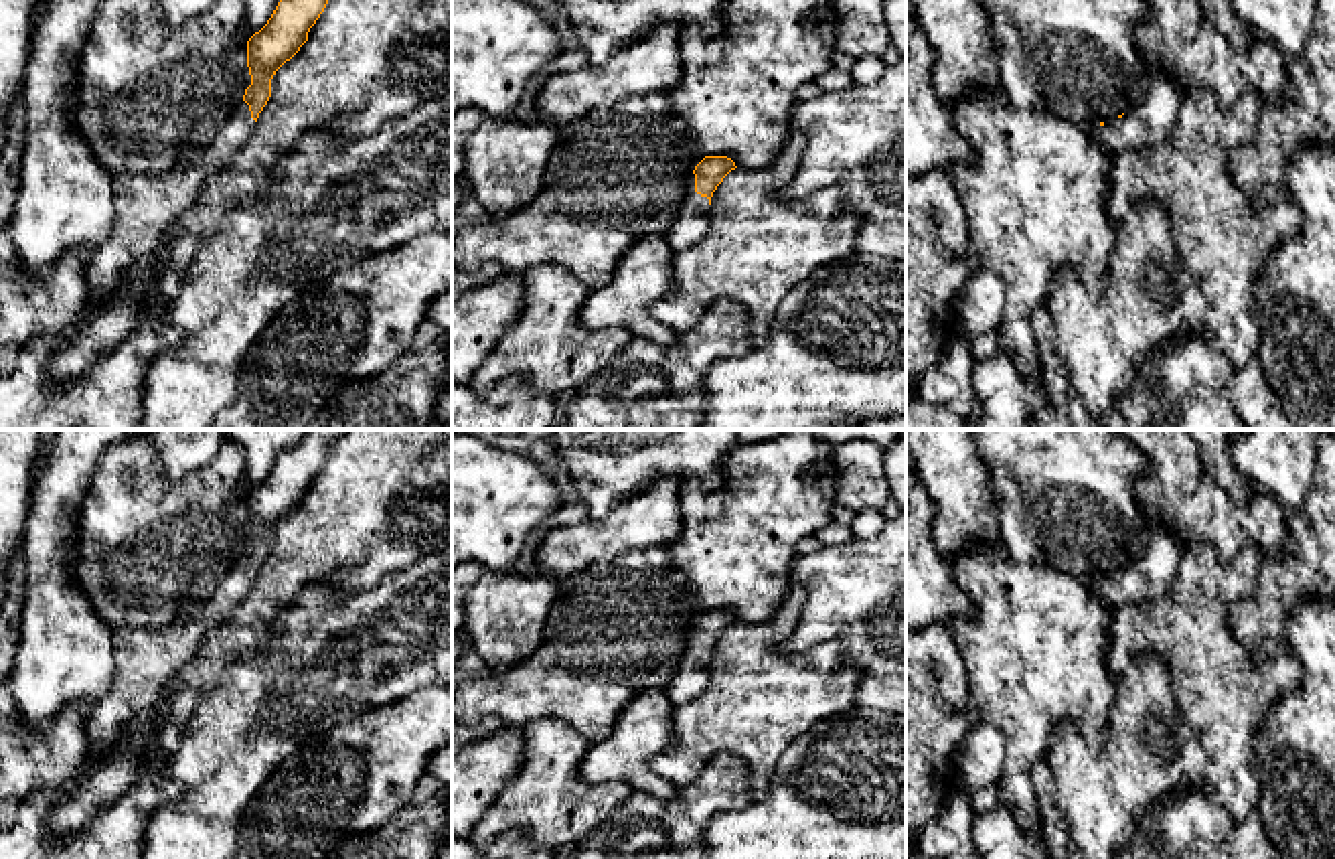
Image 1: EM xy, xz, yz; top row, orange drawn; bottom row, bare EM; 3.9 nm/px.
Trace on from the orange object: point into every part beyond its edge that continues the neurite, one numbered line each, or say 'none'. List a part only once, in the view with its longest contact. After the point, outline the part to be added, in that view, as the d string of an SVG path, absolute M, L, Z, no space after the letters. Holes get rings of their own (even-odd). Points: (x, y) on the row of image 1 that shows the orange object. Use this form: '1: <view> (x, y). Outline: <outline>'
1: xy (144, 203). Outline: M241 101L197 156L164 174L113 176L113 229L107 241L85 257L89 304L71 330L71 340L47 363L49 387L85 377L93 363L136 326L144 296L130 282L130 274L154 263L168 225L197 203L203 182L235 156L253 130L255 120Z

